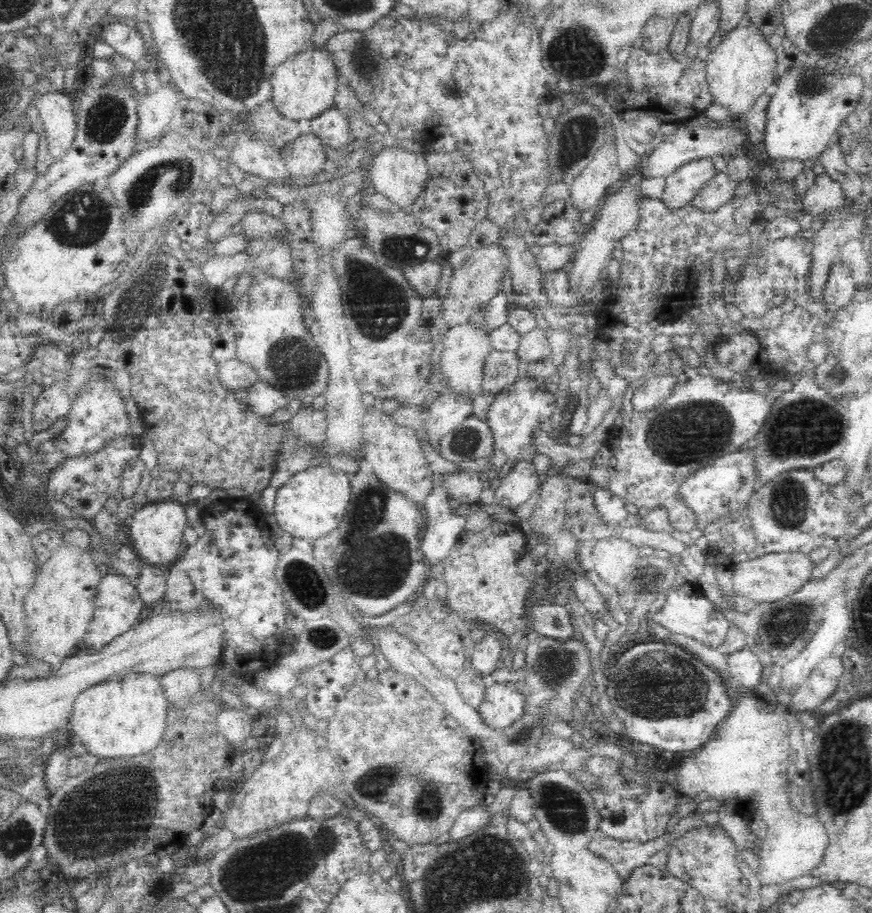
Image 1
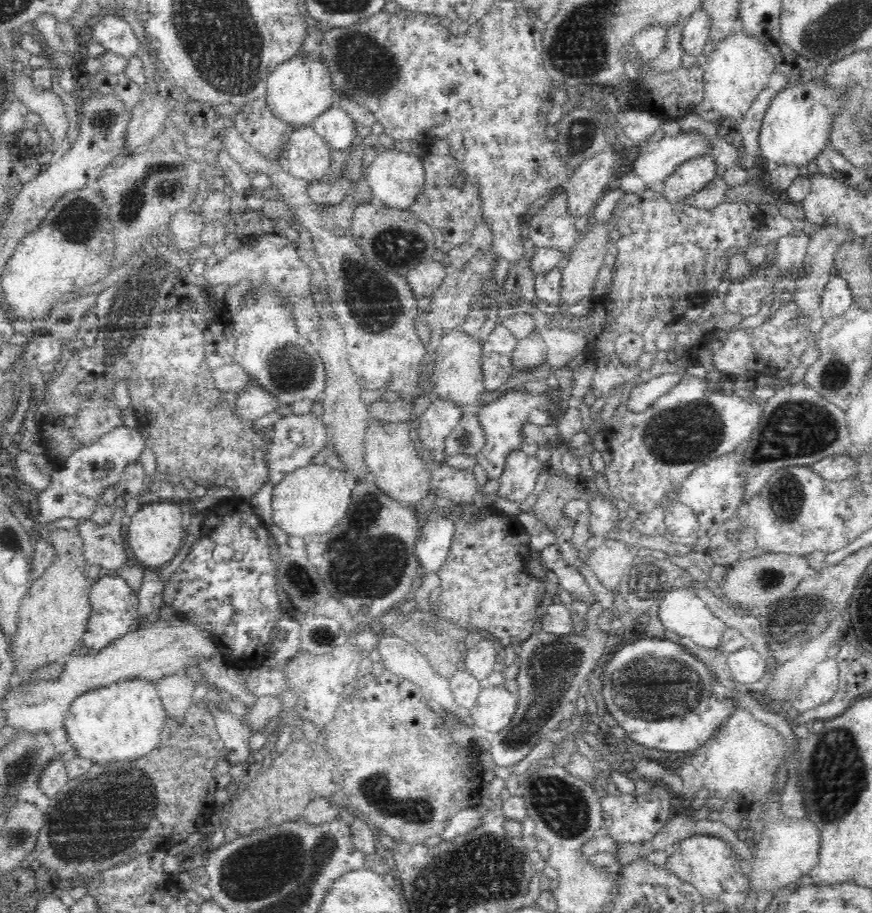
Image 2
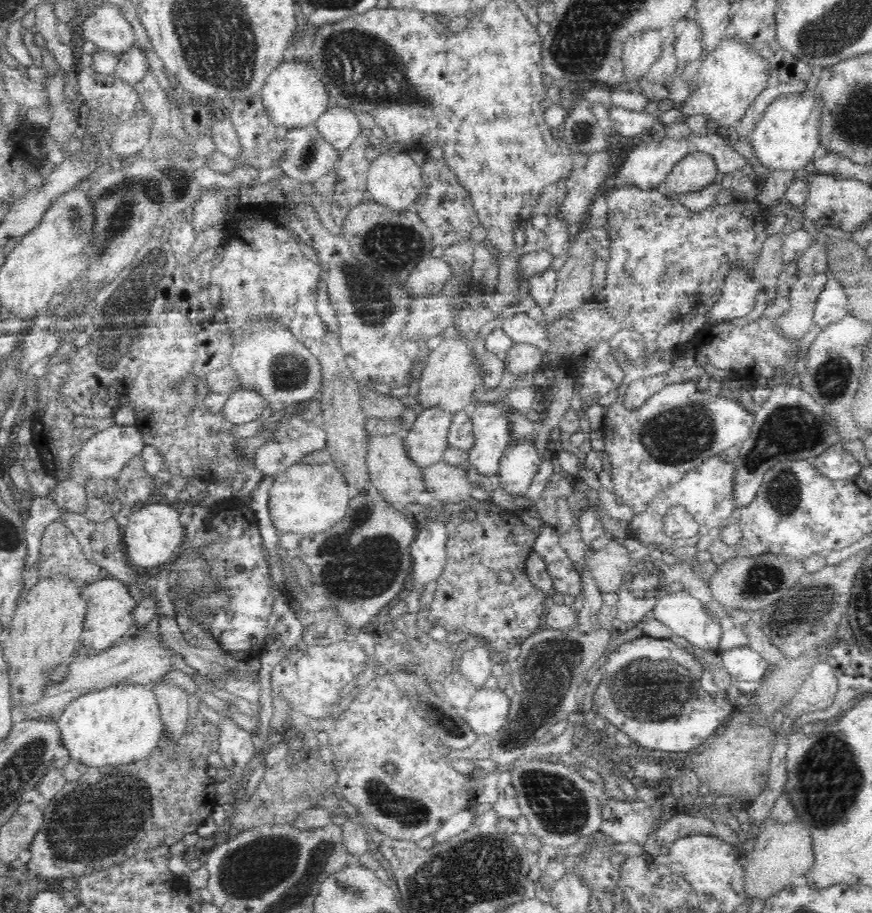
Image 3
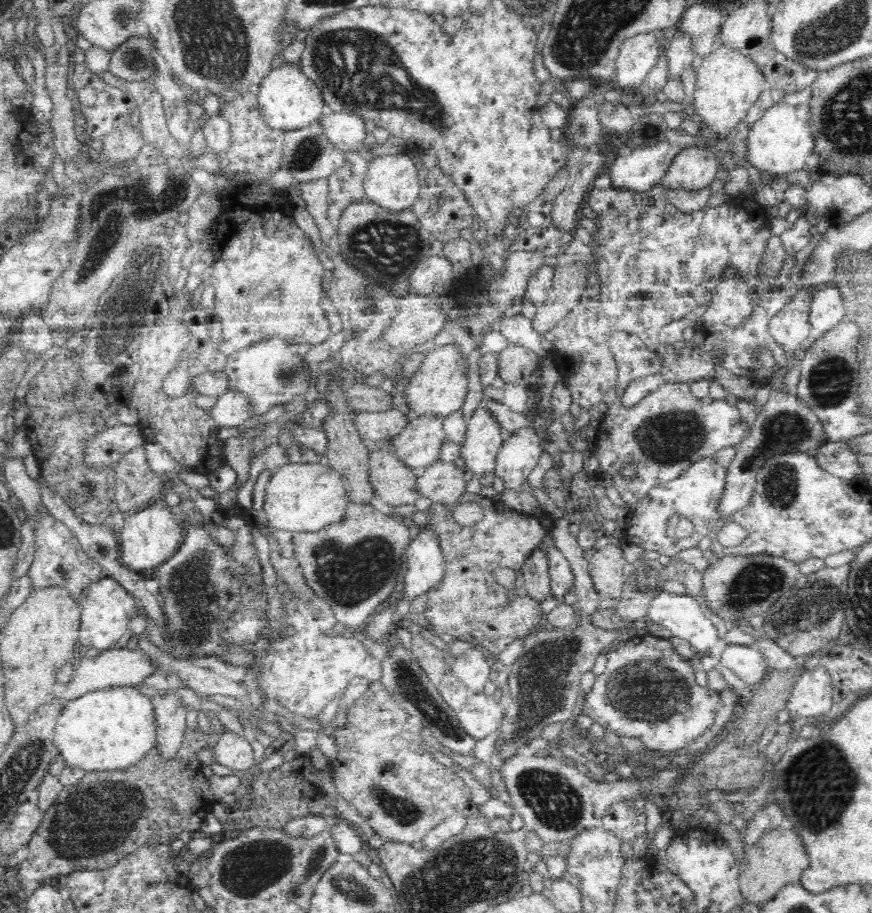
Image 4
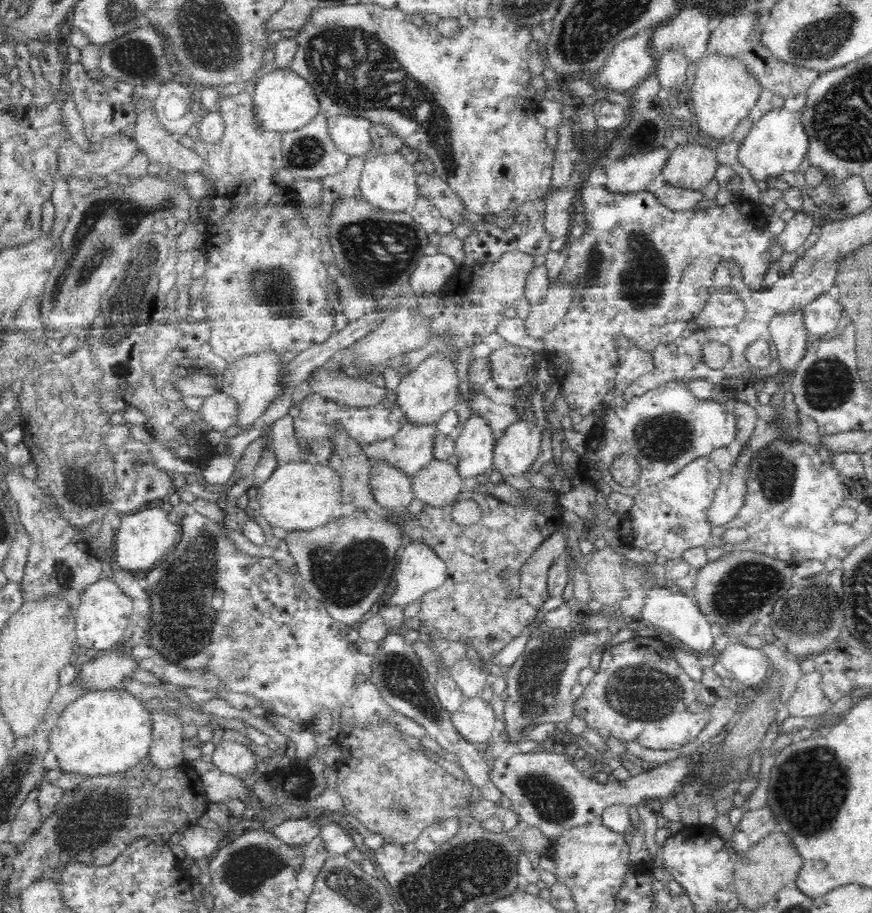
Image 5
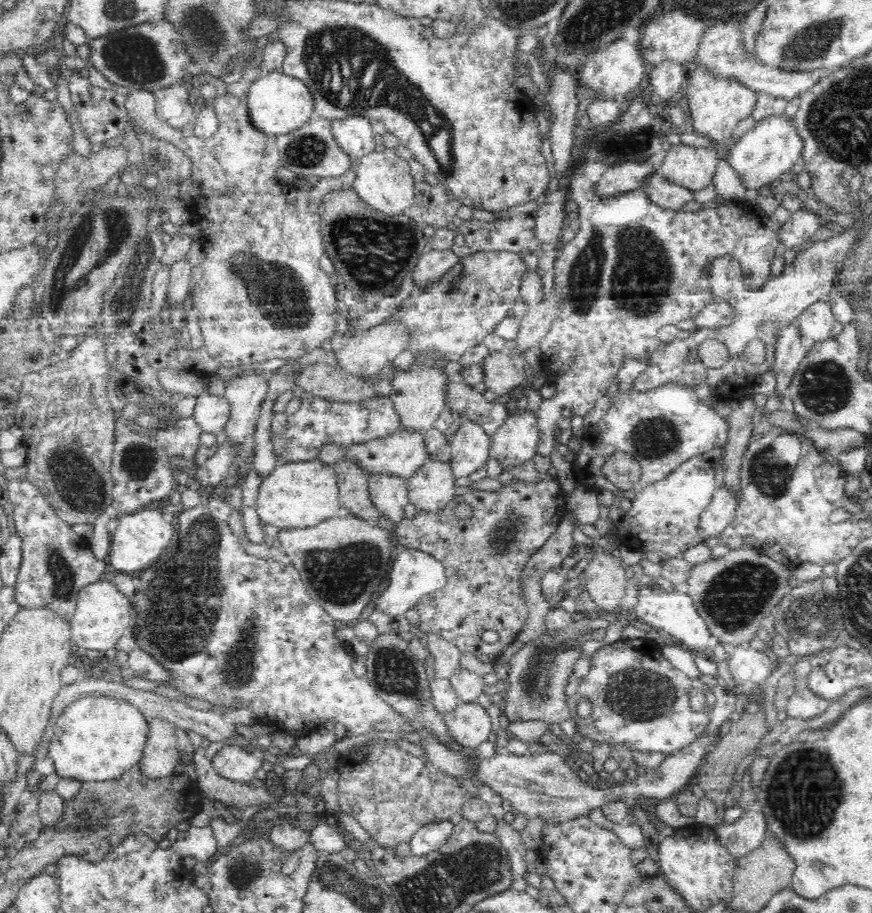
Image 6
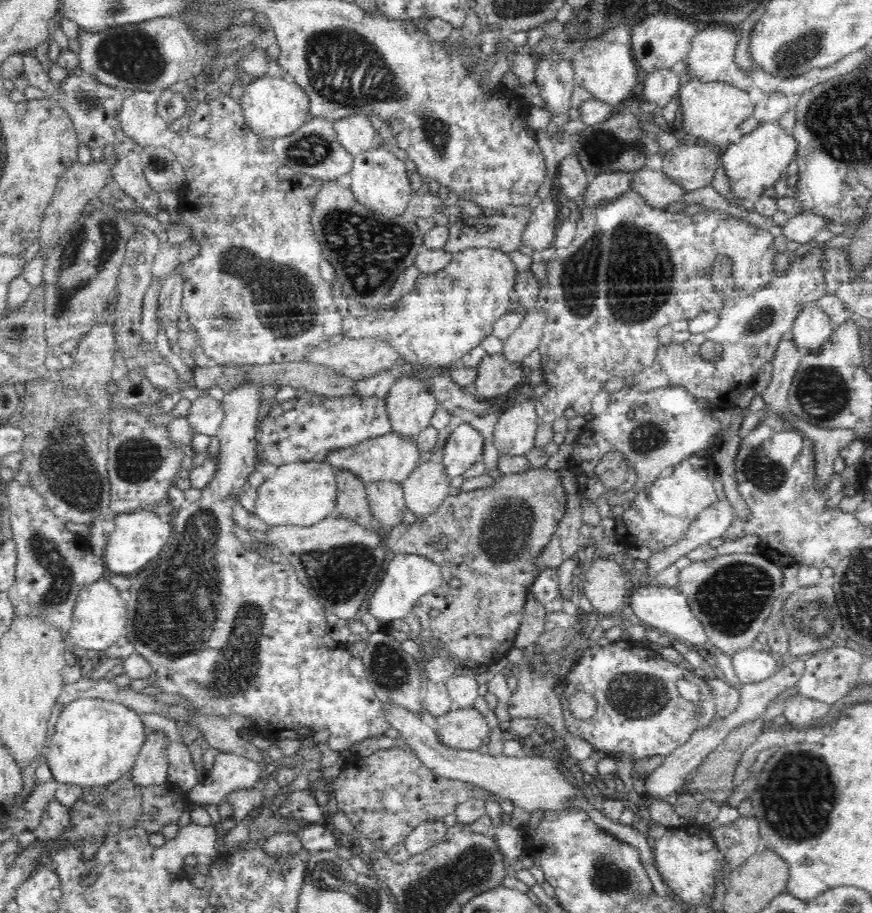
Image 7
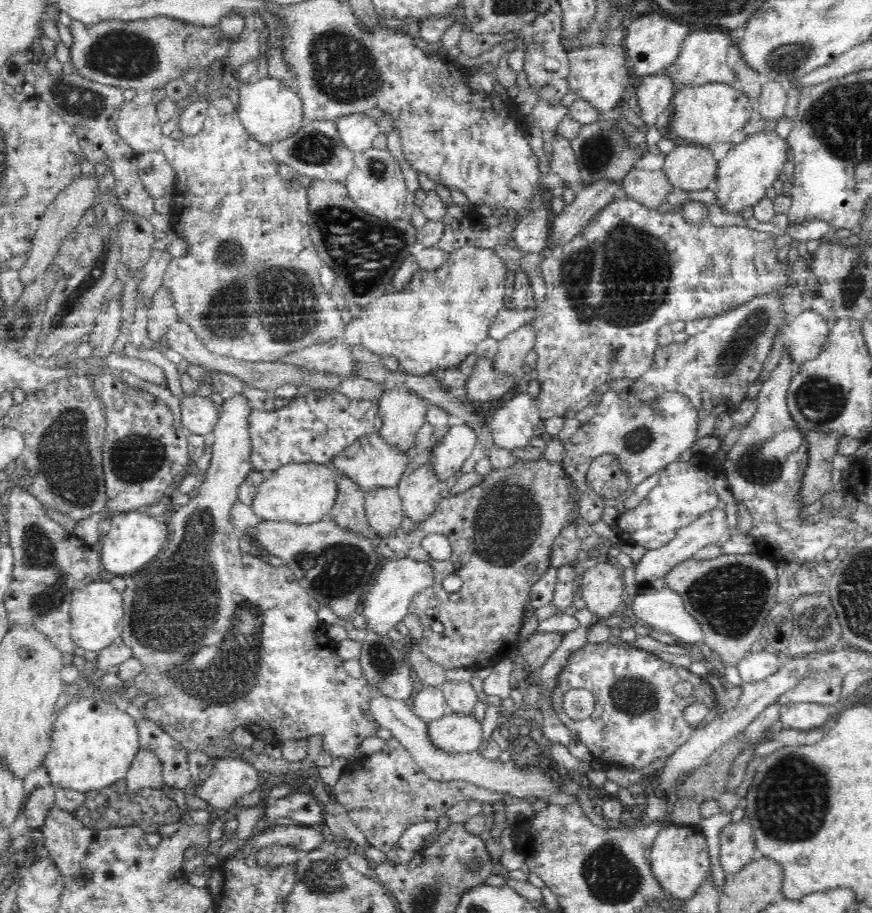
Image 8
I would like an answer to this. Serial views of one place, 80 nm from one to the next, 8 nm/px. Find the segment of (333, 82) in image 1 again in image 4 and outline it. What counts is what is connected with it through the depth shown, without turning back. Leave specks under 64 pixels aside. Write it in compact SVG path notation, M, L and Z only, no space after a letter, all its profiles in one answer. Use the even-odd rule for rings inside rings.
M278 63L262 80L256 92L262 115L272 129L286 132L305 128L317 122L328 111L322 89L302 71L300 64Z

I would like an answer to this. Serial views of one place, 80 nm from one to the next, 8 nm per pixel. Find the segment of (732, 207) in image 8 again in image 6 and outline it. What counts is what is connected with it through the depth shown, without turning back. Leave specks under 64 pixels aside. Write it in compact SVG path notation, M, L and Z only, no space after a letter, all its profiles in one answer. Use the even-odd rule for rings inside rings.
M774 114L757 121L750 132L730 145L726 161L734 168L746 189L755 189L780 180L784 172L802 160L805 143L793 120L784 114Z

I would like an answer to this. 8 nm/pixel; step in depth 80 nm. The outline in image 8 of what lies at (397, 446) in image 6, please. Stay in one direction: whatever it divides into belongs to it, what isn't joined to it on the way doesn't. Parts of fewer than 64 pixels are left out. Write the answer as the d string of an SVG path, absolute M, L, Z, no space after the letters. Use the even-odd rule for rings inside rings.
M368 435L356 440L354 444L347 446L342 453L332 457L330 466L334 466L339 472L348 475L350 479L356 481L364 491L382 487L386 485L399 484L400 480L405 477L406 470L412 462L415 455L414 449L398 449L392 445L386 437L382 435Z

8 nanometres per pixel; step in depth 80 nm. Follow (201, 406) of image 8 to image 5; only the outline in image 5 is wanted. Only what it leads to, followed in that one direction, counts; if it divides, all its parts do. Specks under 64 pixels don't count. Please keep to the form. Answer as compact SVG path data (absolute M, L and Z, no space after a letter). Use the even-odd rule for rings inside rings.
M224 392L206 397L200 411L203 412L205 424L216 431L234 426L240 416L238 400Z

